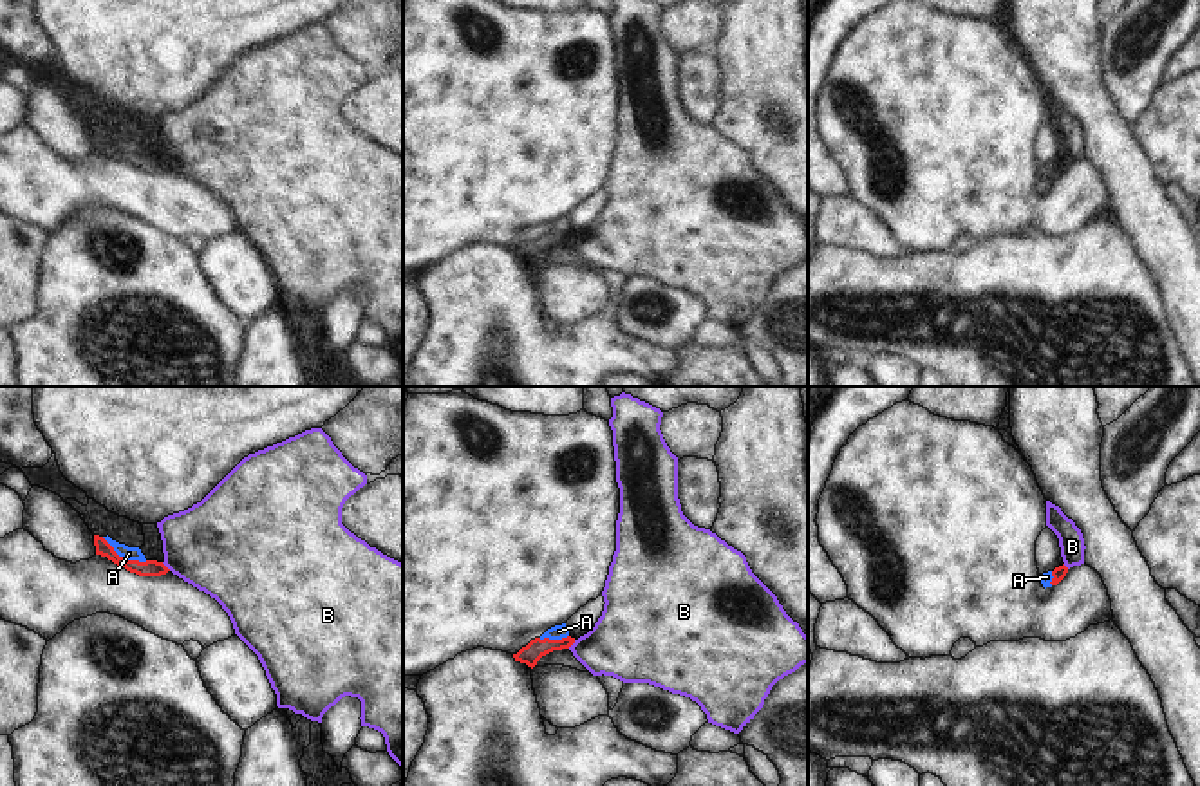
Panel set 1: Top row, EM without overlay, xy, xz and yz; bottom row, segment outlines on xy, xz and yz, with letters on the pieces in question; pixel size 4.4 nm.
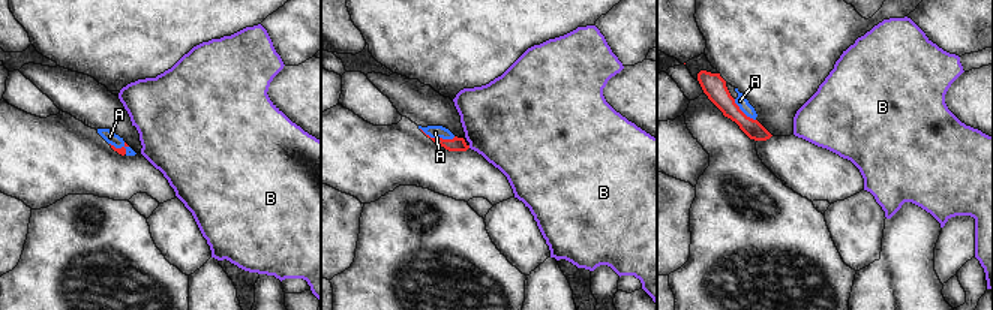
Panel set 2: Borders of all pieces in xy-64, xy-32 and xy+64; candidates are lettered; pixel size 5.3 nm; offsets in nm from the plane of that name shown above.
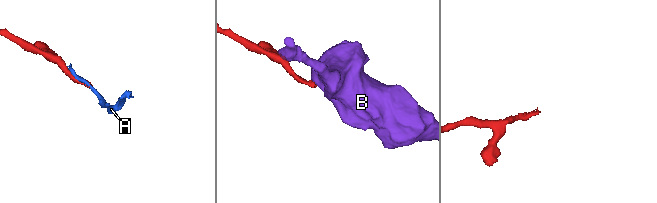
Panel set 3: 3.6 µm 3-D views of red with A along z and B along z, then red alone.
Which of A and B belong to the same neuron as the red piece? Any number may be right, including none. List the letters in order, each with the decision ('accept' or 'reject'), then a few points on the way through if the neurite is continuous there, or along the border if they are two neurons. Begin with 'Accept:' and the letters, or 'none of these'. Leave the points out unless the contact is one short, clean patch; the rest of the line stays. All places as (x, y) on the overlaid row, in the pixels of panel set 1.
Accept: A
A: accept
B: reject; border xy (161, 562), (170, 570)

